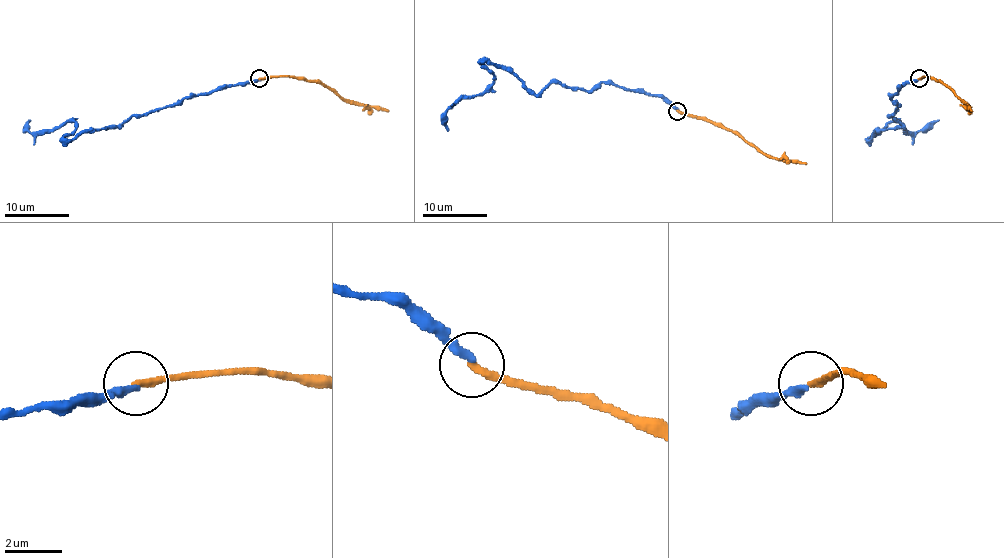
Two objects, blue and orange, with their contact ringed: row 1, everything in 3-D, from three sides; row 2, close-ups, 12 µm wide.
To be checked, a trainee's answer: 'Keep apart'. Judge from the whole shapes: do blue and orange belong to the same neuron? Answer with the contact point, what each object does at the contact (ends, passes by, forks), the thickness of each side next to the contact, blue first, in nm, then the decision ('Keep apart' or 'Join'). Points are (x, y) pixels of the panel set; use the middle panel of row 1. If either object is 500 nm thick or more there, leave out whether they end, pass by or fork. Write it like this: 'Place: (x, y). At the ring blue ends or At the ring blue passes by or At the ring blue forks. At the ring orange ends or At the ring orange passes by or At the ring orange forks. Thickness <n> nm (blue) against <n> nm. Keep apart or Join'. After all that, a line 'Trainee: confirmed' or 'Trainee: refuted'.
Place: (677, 111). At the ring blue ends. At the ring orange ends. Thickness 280 nm (blue) against 240 nm. Keep apart
Trainee: confirmed

